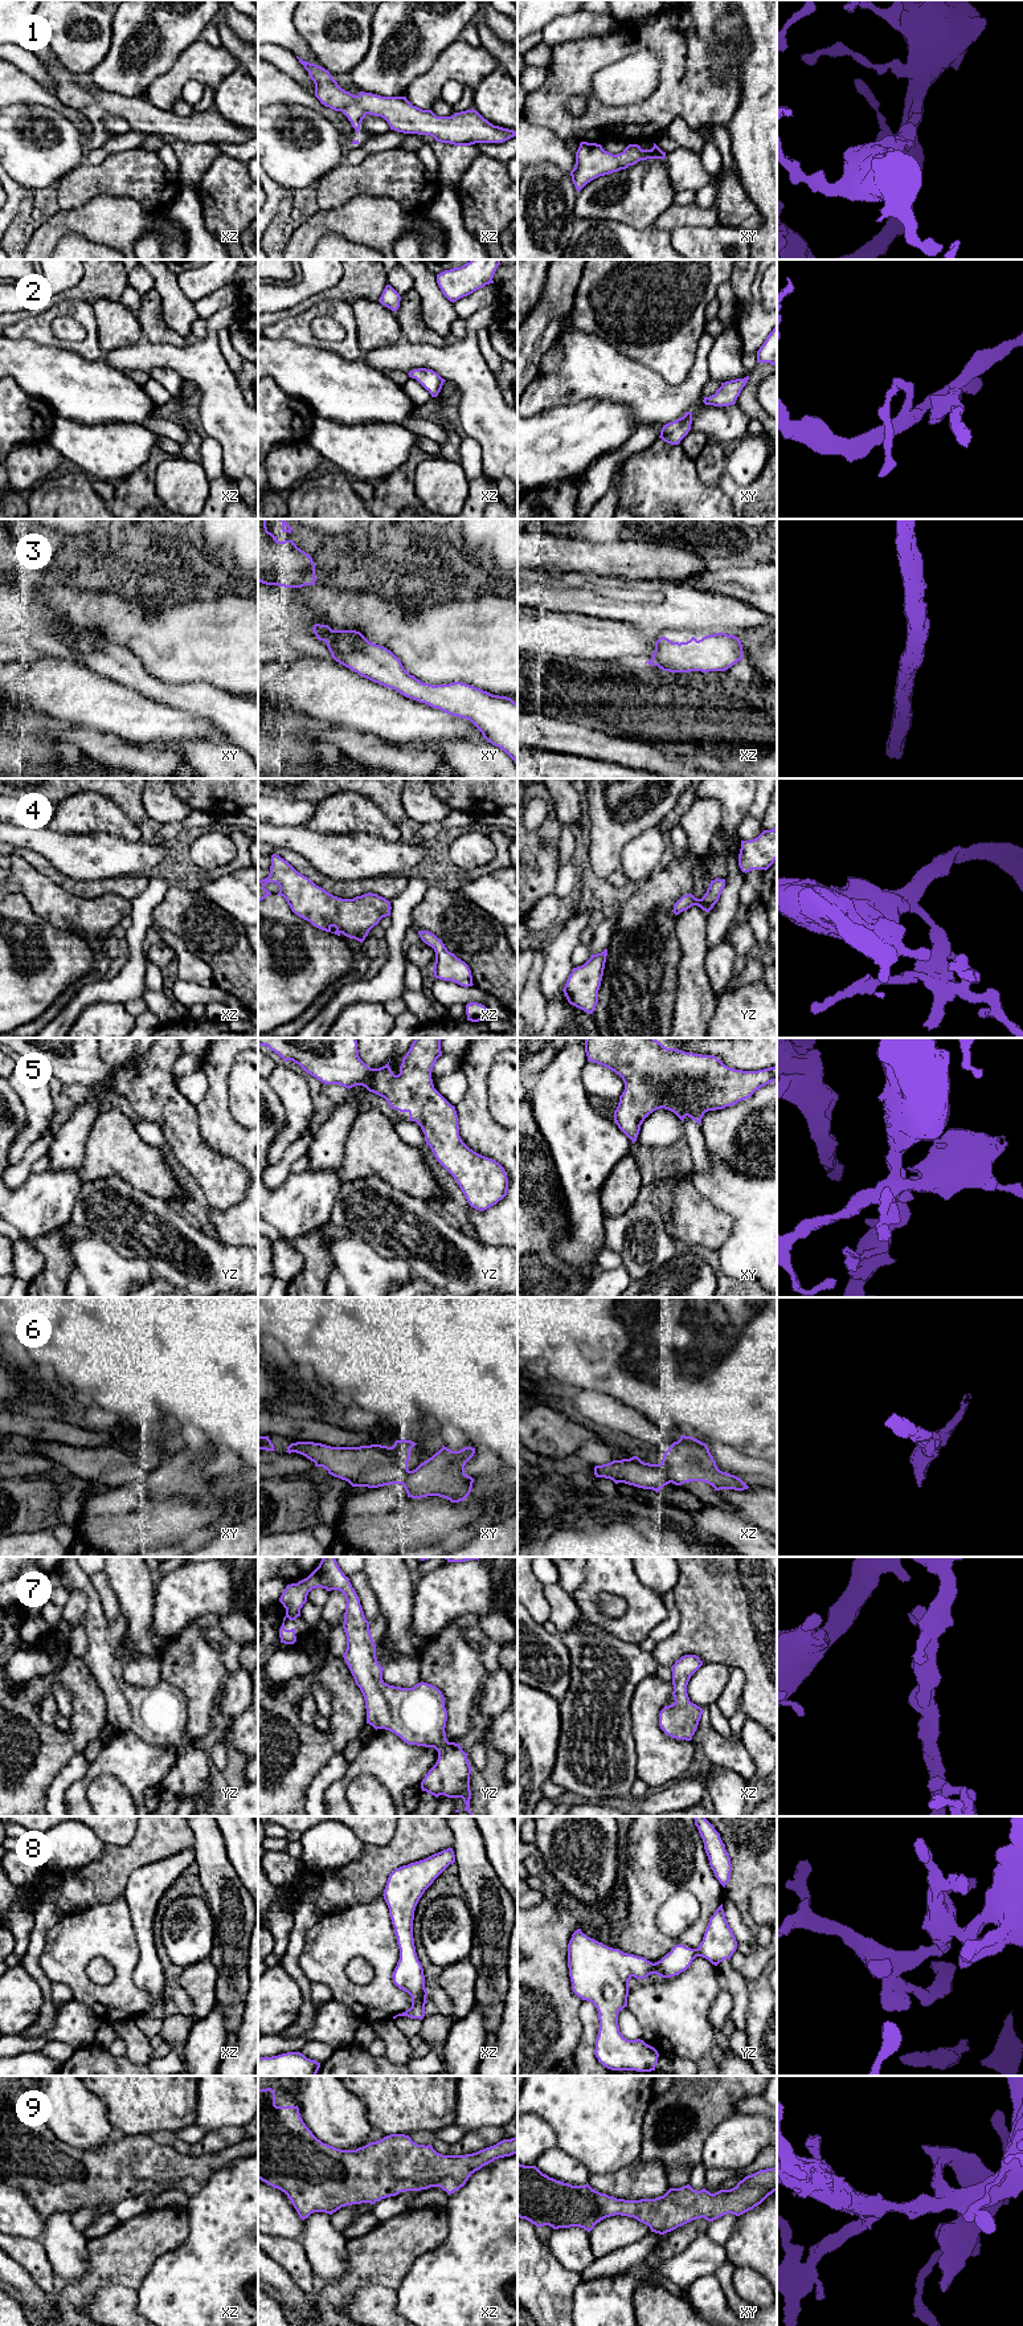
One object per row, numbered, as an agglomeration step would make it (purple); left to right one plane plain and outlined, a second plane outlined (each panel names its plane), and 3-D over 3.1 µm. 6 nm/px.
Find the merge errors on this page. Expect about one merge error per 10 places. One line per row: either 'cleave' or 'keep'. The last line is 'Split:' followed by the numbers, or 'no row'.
1: keep
2: keep
3: keep
4: keep
5: keep
6: cleave
7: keep
8: keep
9: keep
Split: 6

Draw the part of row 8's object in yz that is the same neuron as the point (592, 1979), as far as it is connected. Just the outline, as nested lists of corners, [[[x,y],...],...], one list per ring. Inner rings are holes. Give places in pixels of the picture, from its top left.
[[[723,1904],[709,1918],[701,1943],[697,1949],[675,1945],[660,1961],[652,1963],[643,1957],[627,1954],[598,1942],[577,1929],[568,1943],[568,1967],[573,1992],[582,2000],[592,2002],[598,2011],[600,2029],[596,2039],[596,2057],[611,2070],[651,2072],[658,2064],[658,2051],[643,2040],[627,2040],[618,2025],[618,2014],[627,2007],[629,1980],[634,1977],[645,1979],[651,1974],[671,1978],[686,1971],[696,1957],[708,1959],[717,1966],[724,1959],[731,1959],[737,1949],[733,1930],[729,1928]]]

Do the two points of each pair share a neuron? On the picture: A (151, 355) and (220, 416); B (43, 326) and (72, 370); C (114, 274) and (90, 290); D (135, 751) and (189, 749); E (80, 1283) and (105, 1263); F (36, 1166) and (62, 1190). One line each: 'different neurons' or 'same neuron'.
A: same neuron
B: different neurons
C: same neuron
D: same neuron
E: different neurons
F: different neurons

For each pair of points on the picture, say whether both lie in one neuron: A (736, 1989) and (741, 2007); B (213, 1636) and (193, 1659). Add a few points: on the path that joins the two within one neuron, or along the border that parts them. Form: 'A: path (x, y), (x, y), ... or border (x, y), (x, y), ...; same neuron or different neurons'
A: path (739, 1993), (740, 2003); same neuron
B: border (204, 1630), (225, 1667); different neurons

